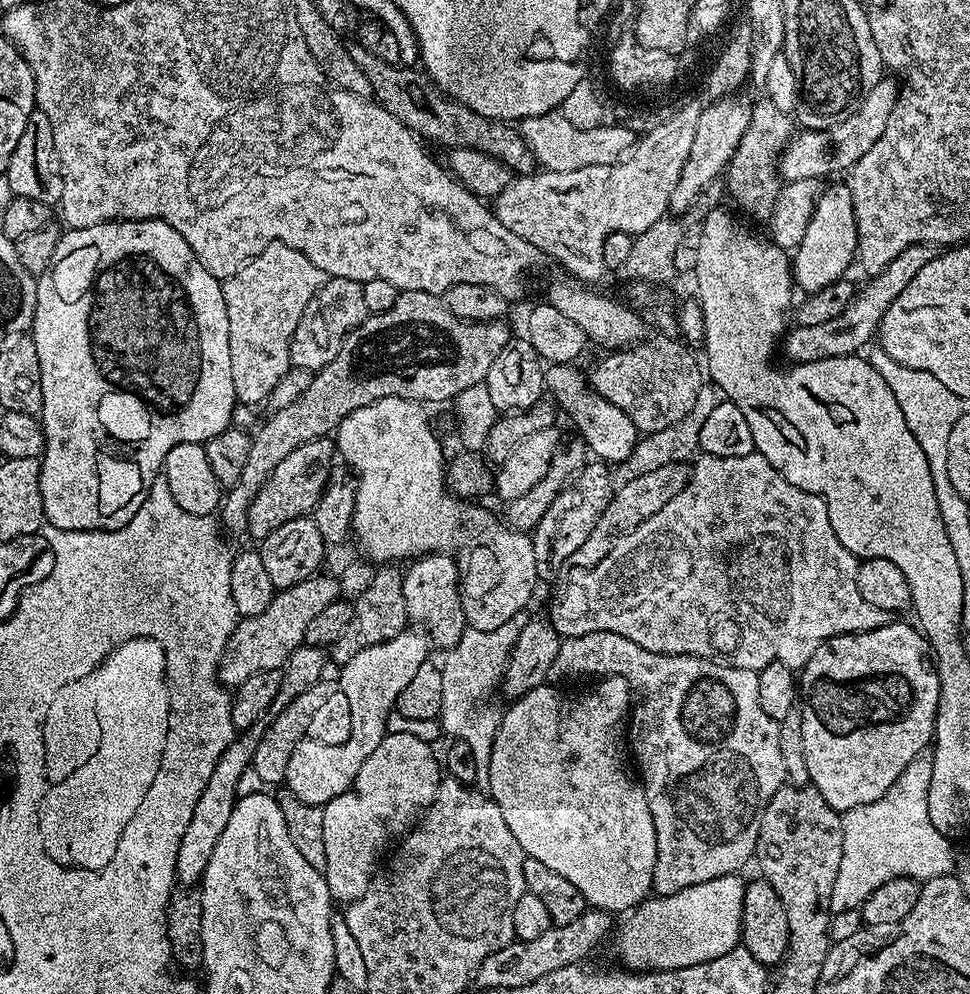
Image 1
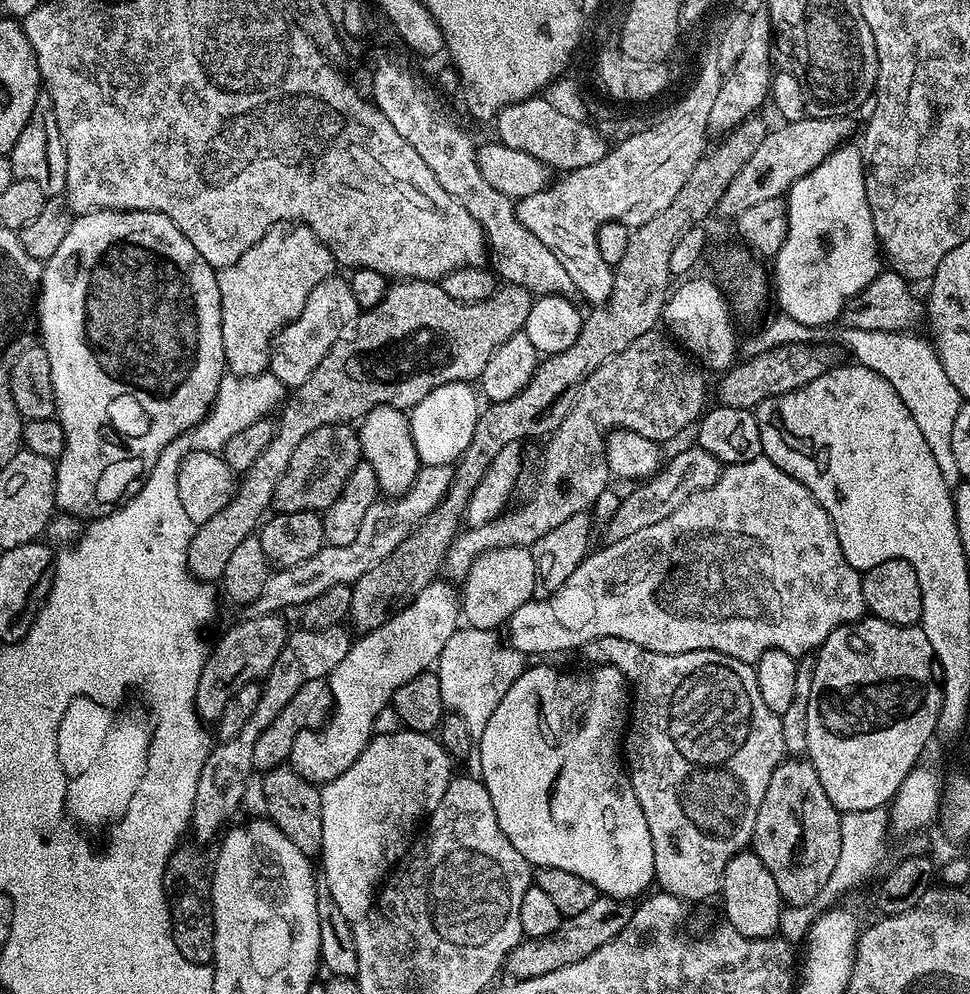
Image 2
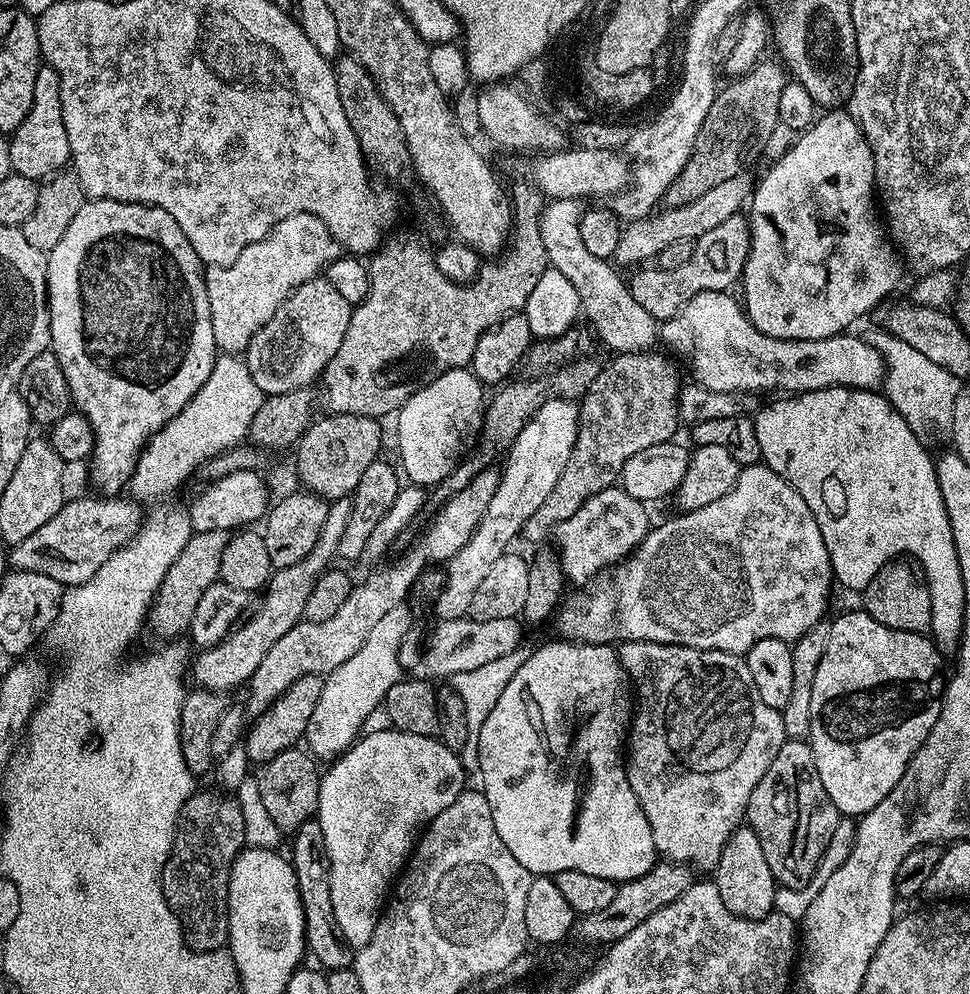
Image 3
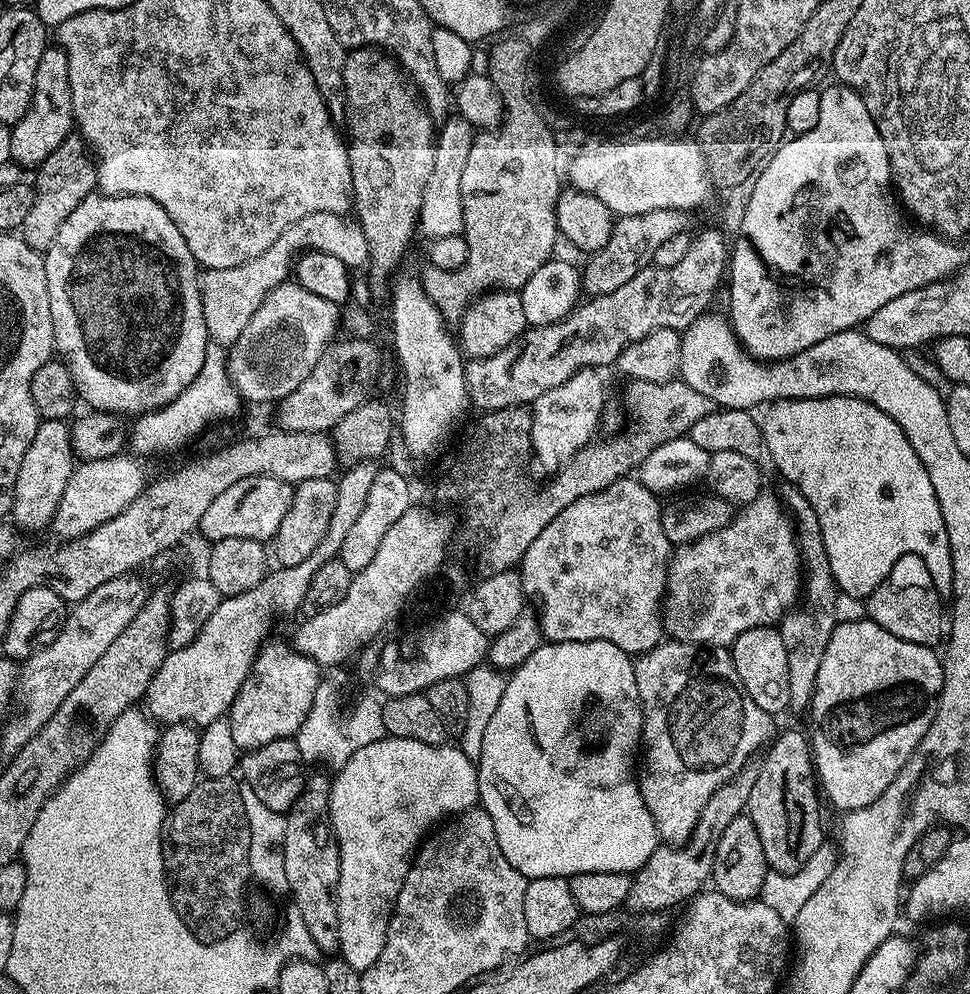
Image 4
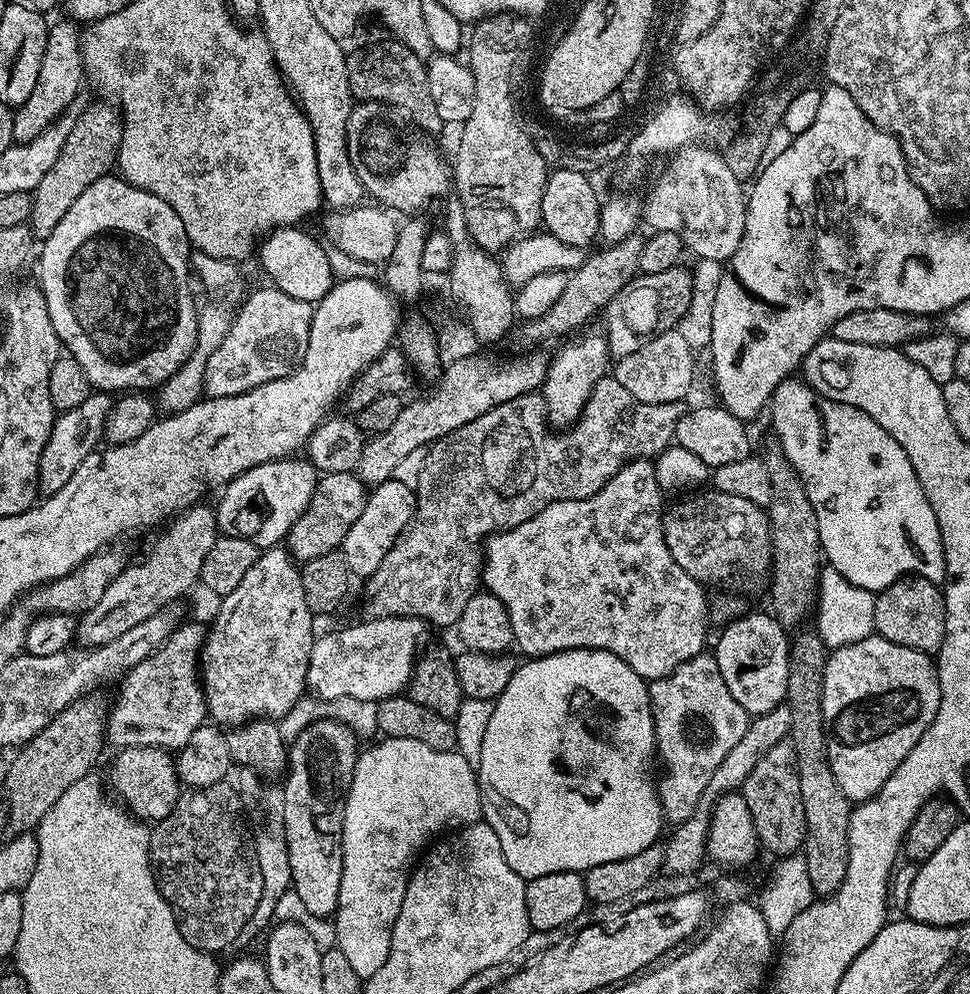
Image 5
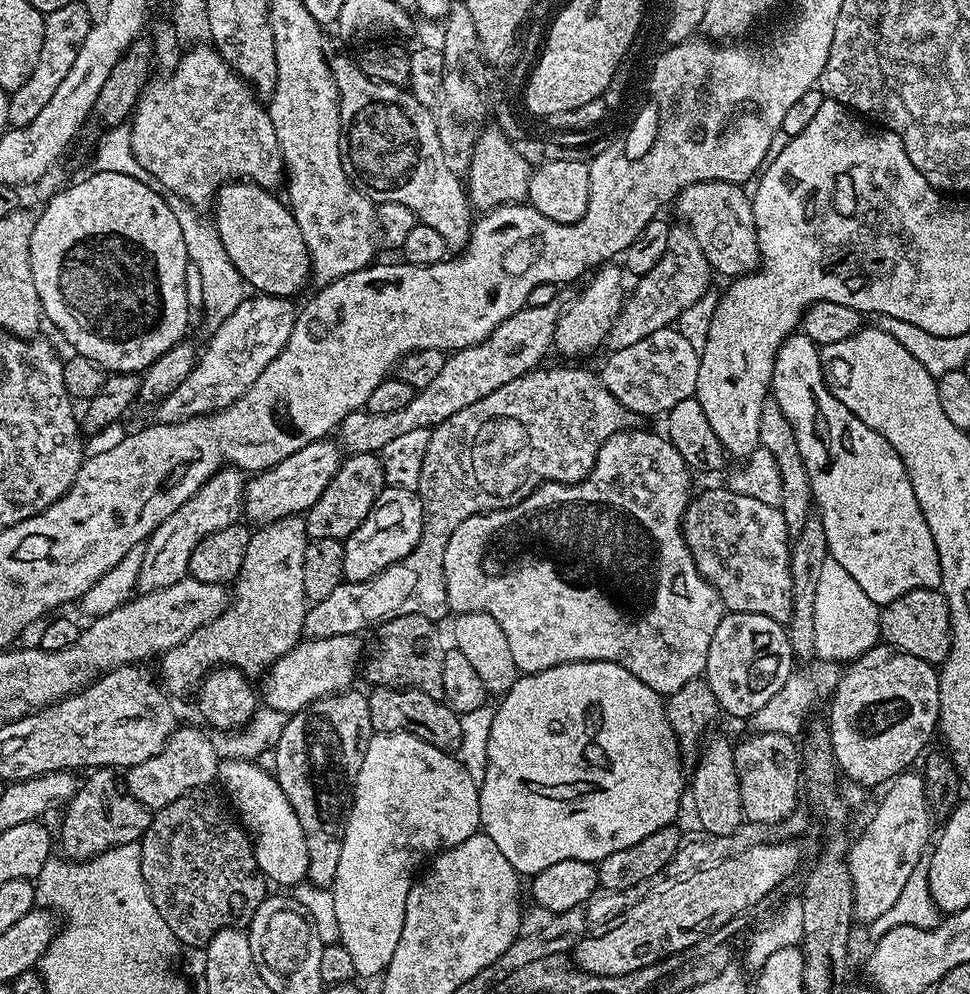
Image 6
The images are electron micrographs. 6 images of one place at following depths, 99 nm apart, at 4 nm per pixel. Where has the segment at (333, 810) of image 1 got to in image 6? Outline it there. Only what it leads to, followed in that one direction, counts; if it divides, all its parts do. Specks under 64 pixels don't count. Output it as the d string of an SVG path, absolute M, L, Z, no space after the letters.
M409 732L373 735L352 790L342 854L338 857L338 874L330 885L332 916L340 935L338 942L354 961L357 977L379 976L387 970L402 935L406 898L421 865L445 848L466 842L466 838L478 831L481 831L480 790L455 755L438 750Z

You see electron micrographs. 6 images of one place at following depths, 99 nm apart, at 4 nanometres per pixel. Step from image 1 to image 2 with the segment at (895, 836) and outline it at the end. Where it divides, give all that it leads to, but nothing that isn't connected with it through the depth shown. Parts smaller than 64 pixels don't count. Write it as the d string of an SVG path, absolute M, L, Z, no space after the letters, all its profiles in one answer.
M884 808L843 813L840 817L840 825L842 850L838 854L838 863L834 865L834 871L831 872L830 878L826 878L826 886L822 886L819 894L802 906L789 904L781 907L779 935L793 946L807 941L810 926L820 917L820 913L828 911L839 901L836 900L839 896L844 896L851 888L866 883L884 856L884 839L890 836L890 816Z

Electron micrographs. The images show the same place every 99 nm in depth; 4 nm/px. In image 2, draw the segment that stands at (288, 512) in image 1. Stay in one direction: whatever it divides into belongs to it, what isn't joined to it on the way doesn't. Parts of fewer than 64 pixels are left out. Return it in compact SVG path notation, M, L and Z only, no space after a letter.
M324 424L314 434L306 434L295 448L286 474L278 482L272 499L275 511L323 513L342 494L346 478L350 478L354 466L361 462L360 438L352 424Z

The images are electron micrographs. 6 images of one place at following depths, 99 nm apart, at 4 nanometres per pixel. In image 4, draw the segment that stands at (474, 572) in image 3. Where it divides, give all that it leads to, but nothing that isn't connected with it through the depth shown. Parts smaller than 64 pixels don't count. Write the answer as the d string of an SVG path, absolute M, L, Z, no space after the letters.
M584 368L574 373L562 386L546 390L530 406L532 413L532 455L535 463L540 463L548 471L555 473L578 450L593 443L597 435L596 427L600 424L600 415L604 412L604 380L595 368Z

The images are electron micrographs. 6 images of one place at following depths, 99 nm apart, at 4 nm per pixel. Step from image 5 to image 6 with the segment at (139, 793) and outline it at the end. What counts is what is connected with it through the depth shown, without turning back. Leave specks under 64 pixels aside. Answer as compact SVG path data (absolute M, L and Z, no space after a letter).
M97 768L89 771L88 776L77 787L71 800L63 809L64 821L58 832L58 852L65 860L79 862L89 860L119 844L139 842L150 826L153 813L142 802L128 795L116 781L117 773L111 768Z

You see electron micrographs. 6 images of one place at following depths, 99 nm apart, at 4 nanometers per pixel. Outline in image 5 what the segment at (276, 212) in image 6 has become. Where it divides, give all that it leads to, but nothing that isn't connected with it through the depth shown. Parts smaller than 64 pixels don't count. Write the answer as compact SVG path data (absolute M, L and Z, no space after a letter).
M289 226L268 233L259 241L258 256L260 252L260 264L272 279L269 280L271 287L290 294L290 298L302 298L302 302L315 306L319 300L326 298L333 286L332 260L328 257L329 249L302 229L300 226Z

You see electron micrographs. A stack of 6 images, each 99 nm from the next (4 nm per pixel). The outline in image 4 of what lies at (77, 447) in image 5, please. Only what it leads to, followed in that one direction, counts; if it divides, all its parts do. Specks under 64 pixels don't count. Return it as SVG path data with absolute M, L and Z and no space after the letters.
M41 419L38 430L22 458L22 466L18 466L18 478L12 488L12 511L10 520L17 529L29 528L36 532L39 528L47 529L56 517L58 506L62 502L62 494L66 490L66 482L72 477L74 453L72 451L72 430L63 420Z

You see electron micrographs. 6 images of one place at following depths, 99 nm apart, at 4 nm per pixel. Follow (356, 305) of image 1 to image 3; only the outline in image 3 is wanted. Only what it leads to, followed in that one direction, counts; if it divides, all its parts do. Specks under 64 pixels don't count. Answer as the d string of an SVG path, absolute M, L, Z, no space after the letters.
M317 278L298 286L284 299L282 306L274 310L274 318L270 318L270 322L266 322L266 326L262 326L262 330L258 330L254 338L250 338L248 347L242 353L250 378L254 378L254 386L258 386L258 390L262 390L265 397L270 397L315 385L315 380L317 383L330 358L338 354L342 338L346 338L346 326L350 326L352 309L353 305L348 304L346 298L342 298L342 294L334 290L334 286L330 286L327 278Z

